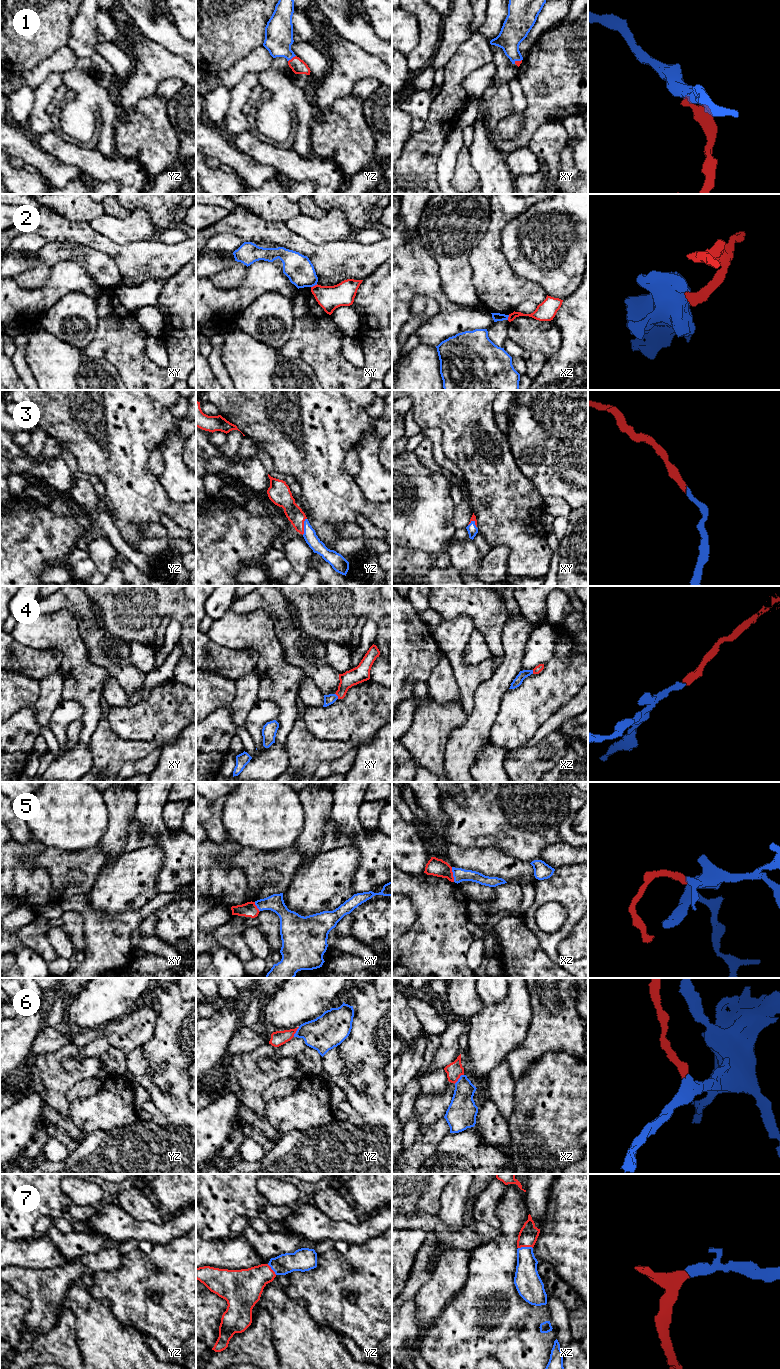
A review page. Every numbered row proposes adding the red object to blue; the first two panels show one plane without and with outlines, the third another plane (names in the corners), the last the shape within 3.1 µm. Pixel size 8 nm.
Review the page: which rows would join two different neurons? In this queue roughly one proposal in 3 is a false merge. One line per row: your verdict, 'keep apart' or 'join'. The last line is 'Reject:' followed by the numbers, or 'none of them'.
1: join
2: keep apart
3: join
4: join
5: keep apart
6: join
7: join
Reject: 2, 5

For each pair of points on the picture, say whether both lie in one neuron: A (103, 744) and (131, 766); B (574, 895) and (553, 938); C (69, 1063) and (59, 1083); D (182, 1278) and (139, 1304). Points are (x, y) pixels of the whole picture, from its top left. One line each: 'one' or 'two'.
A: two
B: one
C: two
D: one

